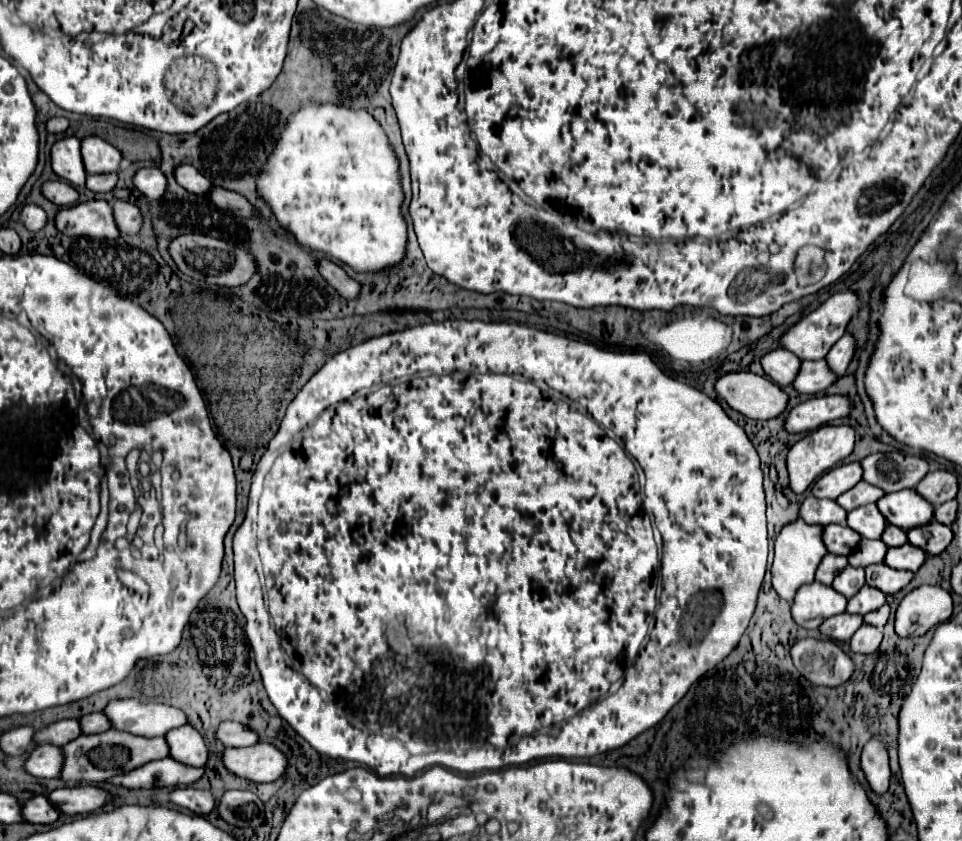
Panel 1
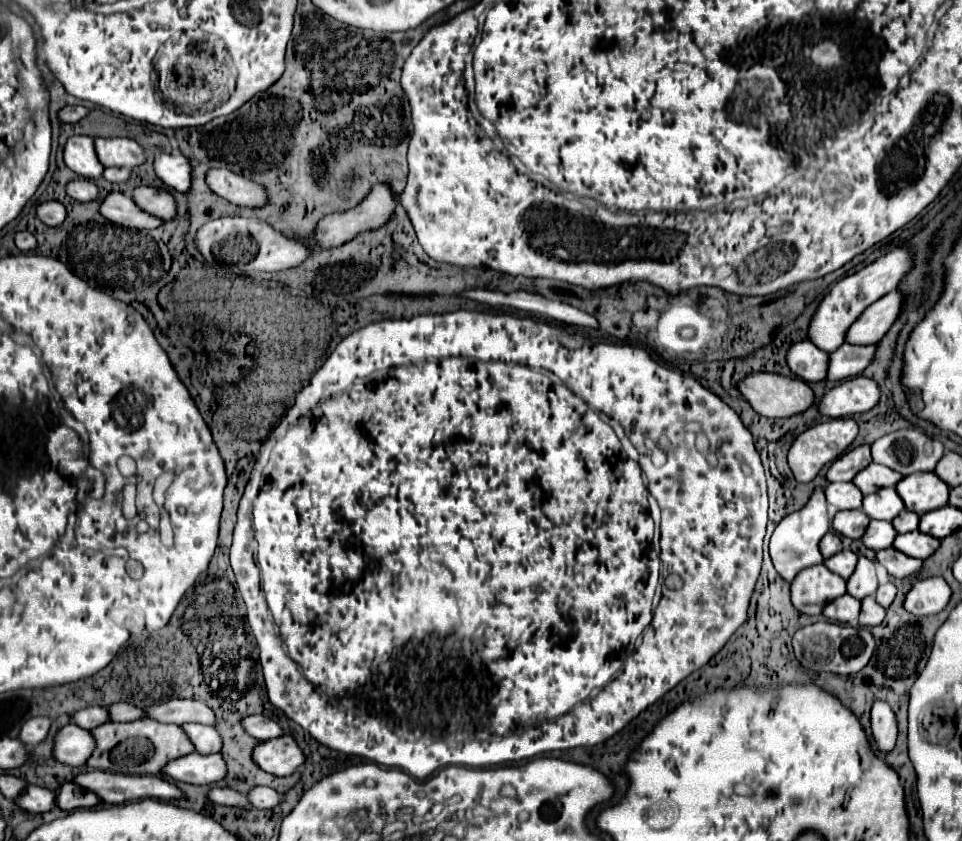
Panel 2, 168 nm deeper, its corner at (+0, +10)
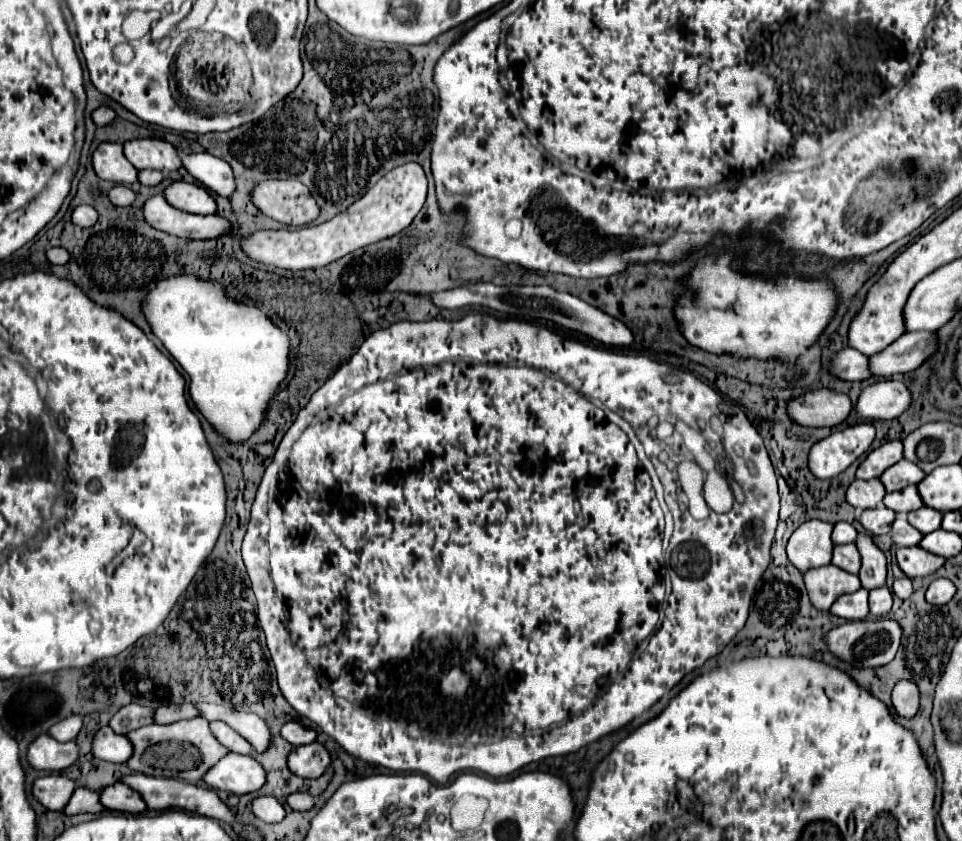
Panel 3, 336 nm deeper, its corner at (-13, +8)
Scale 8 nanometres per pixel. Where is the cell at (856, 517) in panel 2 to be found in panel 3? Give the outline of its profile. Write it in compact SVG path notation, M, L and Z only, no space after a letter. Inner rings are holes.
M879 506L875 510L865 510L861 514L861 524L863 528L873 534L873 536L881 536L881 534L889 534L891 530L891 524L895 520L895 512L885 508L885 506Z

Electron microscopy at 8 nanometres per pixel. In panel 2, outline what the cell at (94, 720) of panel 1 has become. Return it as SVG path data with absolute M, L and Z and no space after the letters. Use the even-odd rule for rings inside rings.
M110 704L106 706L106 712L112 722L130 722L144 716L142 708L136 708L132 704Z

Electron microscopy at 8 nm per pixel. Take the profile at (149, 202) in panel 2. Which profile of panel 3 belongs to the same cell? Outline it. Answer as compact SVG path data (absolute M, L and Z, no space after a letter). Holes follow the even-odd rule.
M173 182L171 186L165 188L163 196L169 200L169 204L173 204L175 208L181 208L183 212L193 212L193 214L217 212L215 198L207 192L205 186L199 186L199 184Z

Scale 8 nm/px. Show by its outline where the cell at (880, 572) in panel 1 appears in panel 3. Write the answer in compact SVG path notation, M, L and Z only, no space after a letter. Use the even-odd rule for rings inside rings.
M909 546L897 550L897 562L909 578L923 578L937 572L945 564L945 558L931 554L921 546Z

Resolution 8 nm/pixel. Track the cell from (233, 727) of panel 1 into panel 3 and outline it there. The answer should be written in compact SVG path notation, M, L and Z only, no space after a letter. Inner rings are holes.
M287 722L281 732L283 732L283 738L285 738L287 742L291 742L293 746L311 744L311 742L315 742L315 738L317 738L317 732L315 732L315 730L305 728L305 726L299 724L299 722Z

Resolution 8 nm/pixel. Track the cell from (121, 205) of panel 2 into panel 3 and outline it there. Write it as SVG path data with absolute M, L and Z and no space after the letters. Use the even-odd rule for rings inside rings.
M161 194L151 196L145 202L143 216L153 228L189 240L213 240L231 234L233 230L233 224L227 218L219 214L201 216L177 210Z

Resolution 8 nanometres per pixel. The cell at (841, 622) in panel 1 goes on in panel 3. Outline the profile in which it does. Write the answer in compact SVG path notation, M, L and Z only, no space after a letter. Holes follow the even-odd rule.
M861 588L853 594L845 594L841 598L835 600L835 604L831 606L831 614L845 618L845 620L863 620L869 614L867 608L867 590Z

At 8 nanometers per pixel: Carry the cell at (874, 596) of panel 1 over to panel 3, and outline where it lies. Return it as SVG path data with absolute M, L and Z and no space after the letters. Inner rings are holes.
M859 534L855 544L861 554L861 562L863 562L861 570L859 570L861 586L867 590L885 586L885 576L887 576L885 554L875 546L871 536L867 536L867 534Z

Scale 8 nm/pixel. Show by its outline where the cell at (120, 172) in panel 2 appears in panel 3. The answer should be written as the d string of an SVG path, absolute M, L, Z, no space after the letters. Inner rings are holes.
M141 170L139 172L139 182L147 184L147 186L155 186L163 178L165 178L165 172L159 172L159 170Z

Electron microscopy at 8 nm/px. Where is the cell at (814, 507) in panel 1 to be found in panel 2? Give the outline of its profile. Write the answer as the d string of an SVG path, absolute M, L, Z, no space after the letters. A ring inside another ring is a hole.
M836 482L836 484L826 486L826 500L836 510L854 510L854 508L860 508L862 494L850 482L846 484Z

